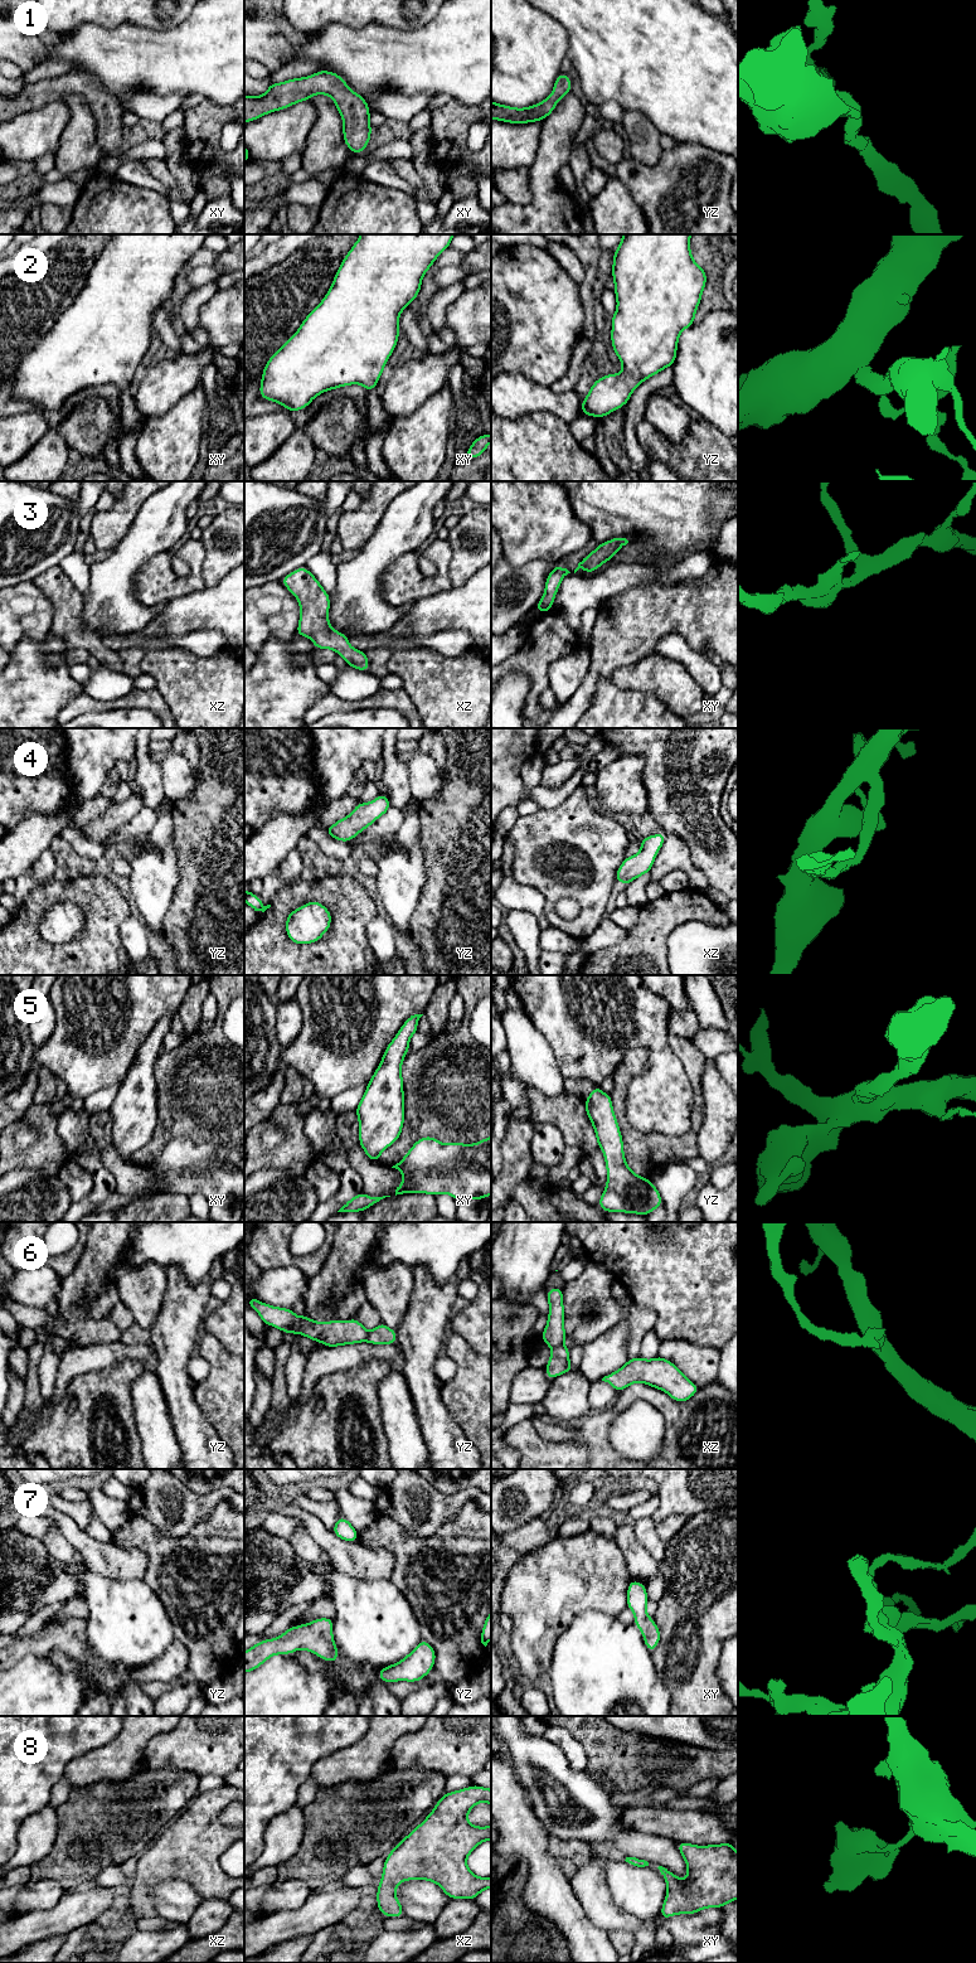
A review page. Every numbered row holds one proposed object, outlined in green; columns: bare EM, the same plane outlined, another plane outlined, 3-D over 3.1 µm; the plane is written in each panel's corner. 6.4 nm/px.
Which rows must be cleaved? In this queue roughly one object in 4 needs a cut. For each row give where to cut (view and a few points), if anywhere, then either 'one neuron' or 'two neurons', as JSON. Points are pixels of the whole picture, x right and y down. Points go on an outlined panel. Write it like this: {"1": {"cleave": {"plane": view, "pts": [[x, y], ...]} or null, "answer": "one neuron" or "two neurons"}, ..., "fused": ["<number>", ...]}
{"1": {"cleave": null, "answer": "one neuron"}, "2": {"cleave": null, "answer": "one neuron"}, "3": {"cleave": null, "answer": "one neuron"}, "4": {"cleave": null, "answer": "one neuron"}, "5": {"cleave": null, "answer": "one neuron"}, "6": {"cleave": {"plane": "xz", "pts": [[563, 1344], [552, 1348]]}, "answer": "two neurons"}, "7": {"cleave": null, "answer": "one neuron"}, "8": {"cleave": null, "answer": "one neuron"}, "fused": ["6"]}

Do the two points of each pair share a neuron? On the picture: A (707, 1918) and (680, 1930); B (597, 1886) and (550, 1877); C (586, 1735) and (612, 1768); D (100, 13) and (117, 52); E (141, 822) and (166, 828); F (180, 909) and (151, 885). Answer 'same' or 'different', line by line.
A: same
B: different
C: same
D: different
E: different
F: different

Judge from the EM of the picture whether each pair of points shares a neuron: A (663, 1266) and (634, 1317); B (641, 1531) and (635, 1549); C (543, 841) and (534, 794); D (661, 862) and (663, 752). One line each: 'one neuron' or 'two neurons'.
A: two neurons
B: two neurons
C: two neurons
D: two neurons

